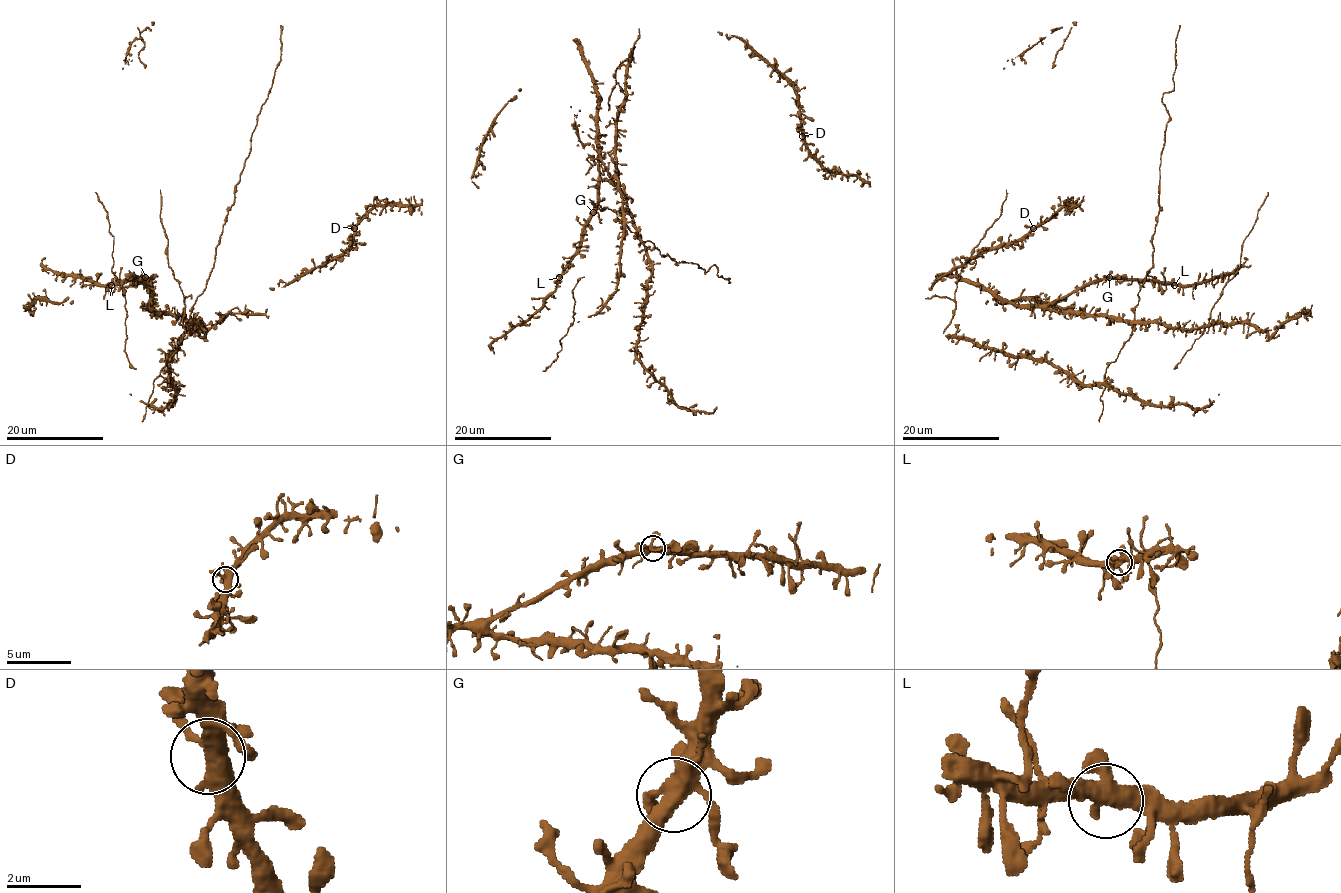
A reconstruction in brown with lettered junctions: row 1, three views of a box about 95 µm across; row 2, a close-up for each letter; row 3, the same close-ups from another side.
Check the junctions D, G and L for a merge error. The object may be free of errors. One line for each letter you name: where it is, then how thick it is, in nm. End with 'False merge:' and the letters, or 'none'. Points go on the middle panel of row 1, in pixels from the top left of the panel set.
False merge: none

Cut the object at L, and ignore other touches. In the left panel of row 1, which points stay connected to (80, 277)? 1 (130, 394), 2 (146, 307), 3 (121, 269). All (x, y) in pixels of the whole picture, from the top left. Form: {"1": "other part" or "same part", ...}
{"1": "same part", "2": "same part", "3": "same part"}

